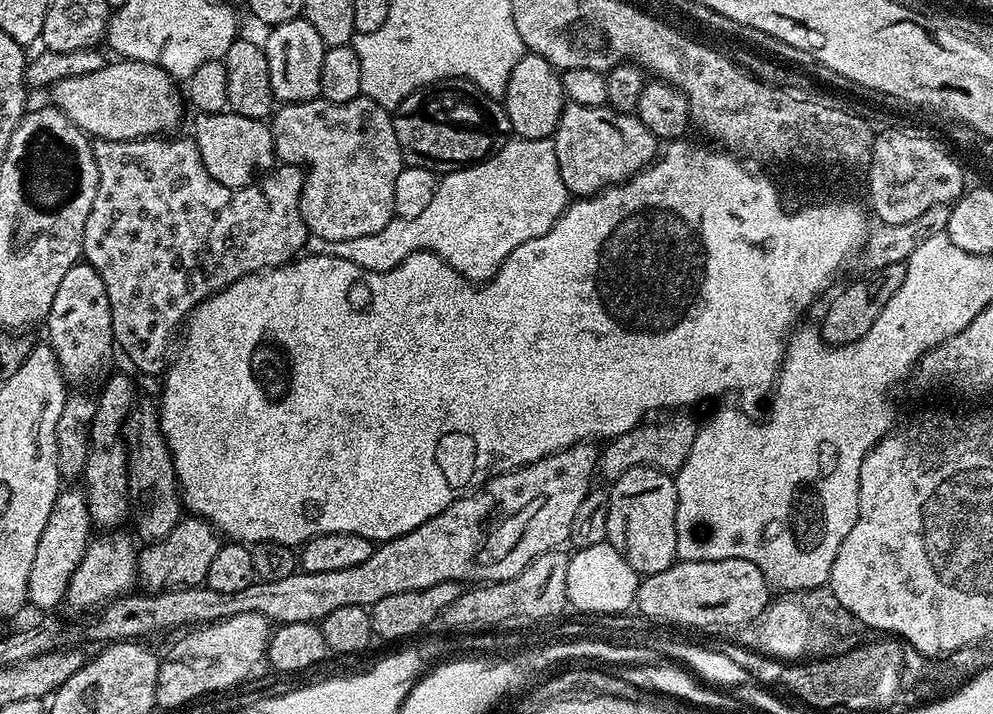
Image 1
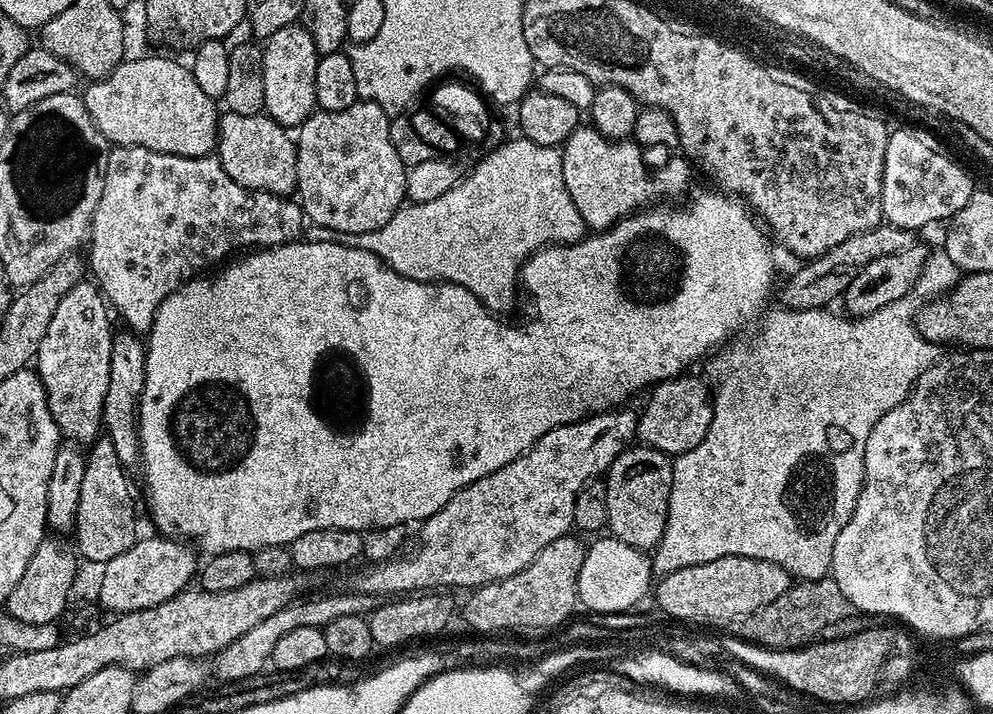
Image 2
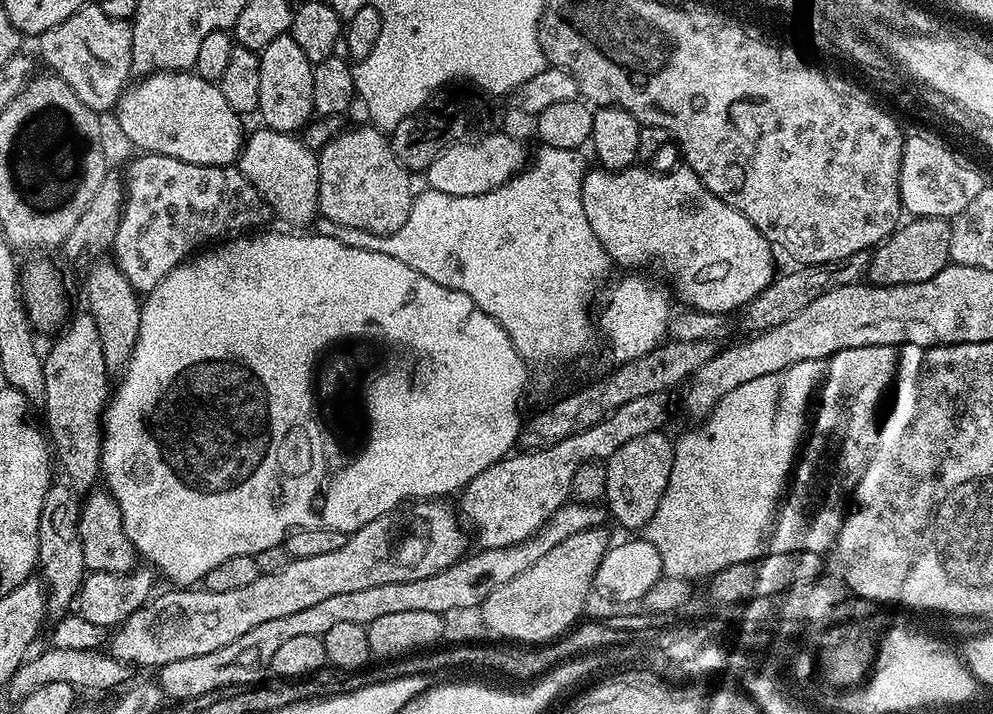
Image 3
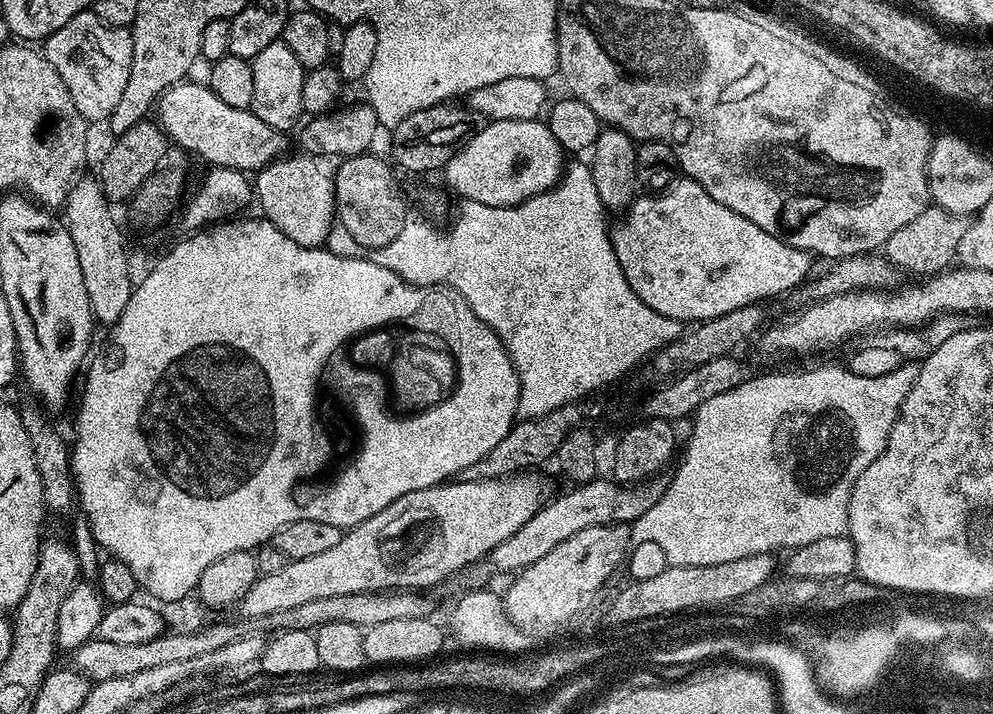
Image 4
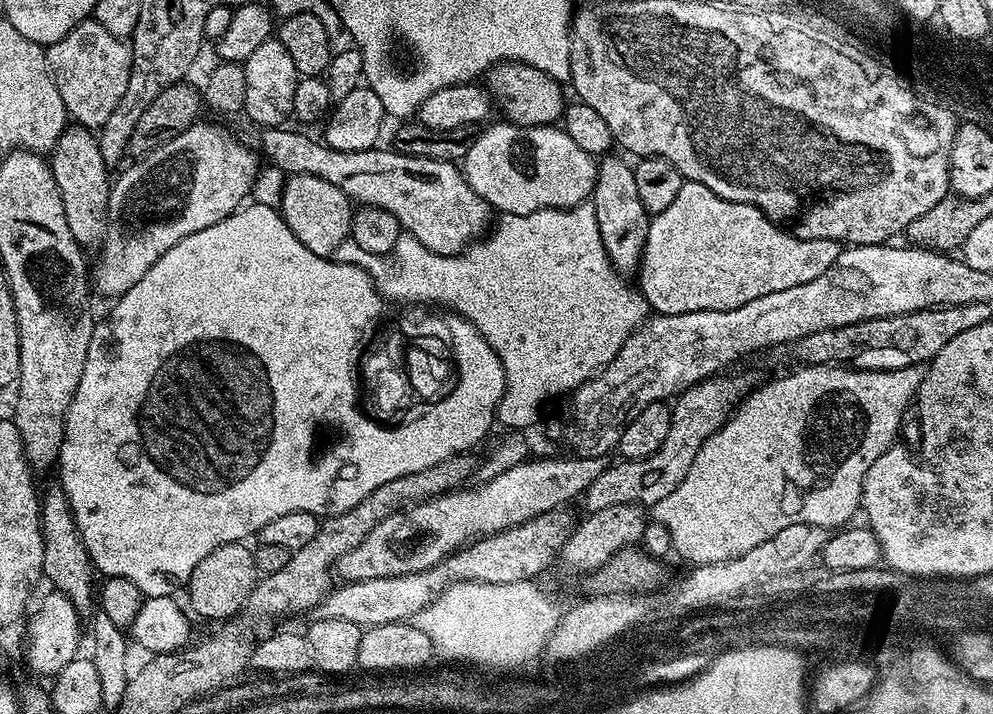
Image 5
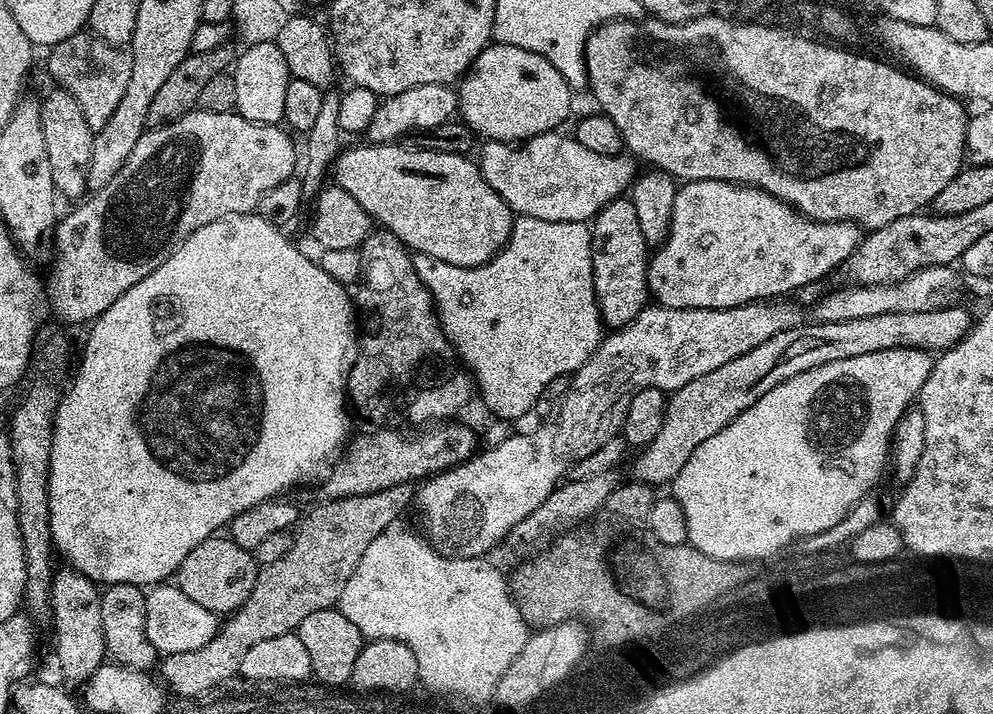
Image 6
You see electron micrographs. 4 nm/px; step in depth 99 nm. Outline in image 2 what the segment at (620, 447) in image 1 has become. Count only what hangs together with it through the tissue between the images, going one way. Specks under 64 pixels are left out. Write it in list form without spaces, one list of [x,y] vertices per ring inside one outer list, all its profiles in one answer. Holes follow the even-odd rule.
[[[681,374],[672,380],[661,380],[647,393],[648,401],[644,409],[639,409],[636,421],[636,435],[641,445],[675,458],[686,454],[686,450],[694,450],[694,446],[706,438],[712,421],[710,388],[708,392],[707,382],[692,375]]]

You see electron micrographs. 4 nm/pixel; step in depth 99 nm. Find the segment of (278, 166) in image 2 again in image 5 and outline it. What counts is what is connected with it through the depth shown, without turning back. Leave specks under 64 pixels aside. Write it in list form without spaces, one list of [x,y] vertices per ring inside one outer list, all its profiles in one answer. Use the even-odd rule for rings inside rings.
[[[288,176],[285,181],[284,189],[280,192],[278,211],[284,217],[286,226],[290,226],[294,238],[298,238],[298,242],[302,242],[306,250],[319,256],[331,257],[332,252],[338,250],[343,240],[351,237],[353,201],[349,200],[346,194],[342,194],[338,186],[317,176]]]

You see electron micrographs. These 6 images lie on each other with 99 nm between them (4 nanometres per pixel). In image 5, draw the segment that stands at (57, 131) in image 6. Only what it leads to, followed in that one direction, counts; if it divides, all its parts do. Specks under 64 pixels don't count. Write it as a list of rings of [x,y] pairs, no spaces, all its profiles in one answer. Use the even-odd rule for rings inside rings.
[[[69,126],[58,138],[58,142],[52,147],[50,163],[54,182],[58,182],[58,194],[62,194],[62,207],[66,209],[66,223],[70,226],[70,234],[82,246],[99,245],[104,236],[106,221],[108,219],[108,190],[110,187],[110,166],[102,158],[102,150],[97,133],[90,128]]]

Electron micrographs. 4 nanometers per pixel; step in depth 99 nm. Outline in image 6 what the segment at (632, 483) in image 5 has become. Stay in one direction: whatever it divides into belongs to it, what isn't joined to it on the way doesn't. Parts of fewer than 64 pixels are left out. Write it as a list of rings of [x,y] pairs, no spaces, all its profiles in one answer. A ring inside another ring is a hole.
[[[956,307],[874,314],[870,318],[854,318],[846,322],[802,322],[790,330],[774,334],[774,338],[766,338],[762,346],[754,346],[754,350],[738,354],[738,358],[726,362],[726,366],[718,366],[718,370],[710,370],[710,374],[702,374],[702,378],[686,382],[686,386],[668,396],[662,430],[658,430],[658,438],[654,438],[654,442],[645,444],[635,453],[631,479],[653,486],[671,485],[682,466],[690,462],[690,454],[694,454],[706,438],[714,438],[714,434],[734,422],[738,414],[750,410],[762,394],[770,394],[774,386],[794,378],[794,374],[814,370],[814,366],[826,366],[826,362],[858,358],[858,354],[874,354],[878,350],[923,348],[939,354],[946,348],[953,348],[967,336],[974,323],[974,316],[966,309]]]

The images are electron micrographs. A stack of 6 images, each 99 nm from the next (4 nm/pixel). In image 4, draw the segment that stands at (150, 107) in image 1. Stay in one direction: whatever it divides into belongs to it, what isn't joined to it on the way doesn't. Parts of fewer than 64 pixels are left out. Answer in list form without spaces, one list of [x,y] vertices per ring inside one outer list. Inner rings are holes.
[[[181,82],[172,88],[167,88],[158,101],[158,112],[160,108],[158,123],[175,147],[177,144],[178,147],[185,148],[188,152],[197,152],[205,160],[205,165],[218,168],[236,168],[245,174],[259,172],[271,160],[279,160],[289,151],[289,137],[285,133],[266,126],[266,122],[262,122],[262,118],[258,118],[249,109],[235,108],[222,102],[222,98],[218,98],[218,94],[214,94],[207,83],[188,83]]]

